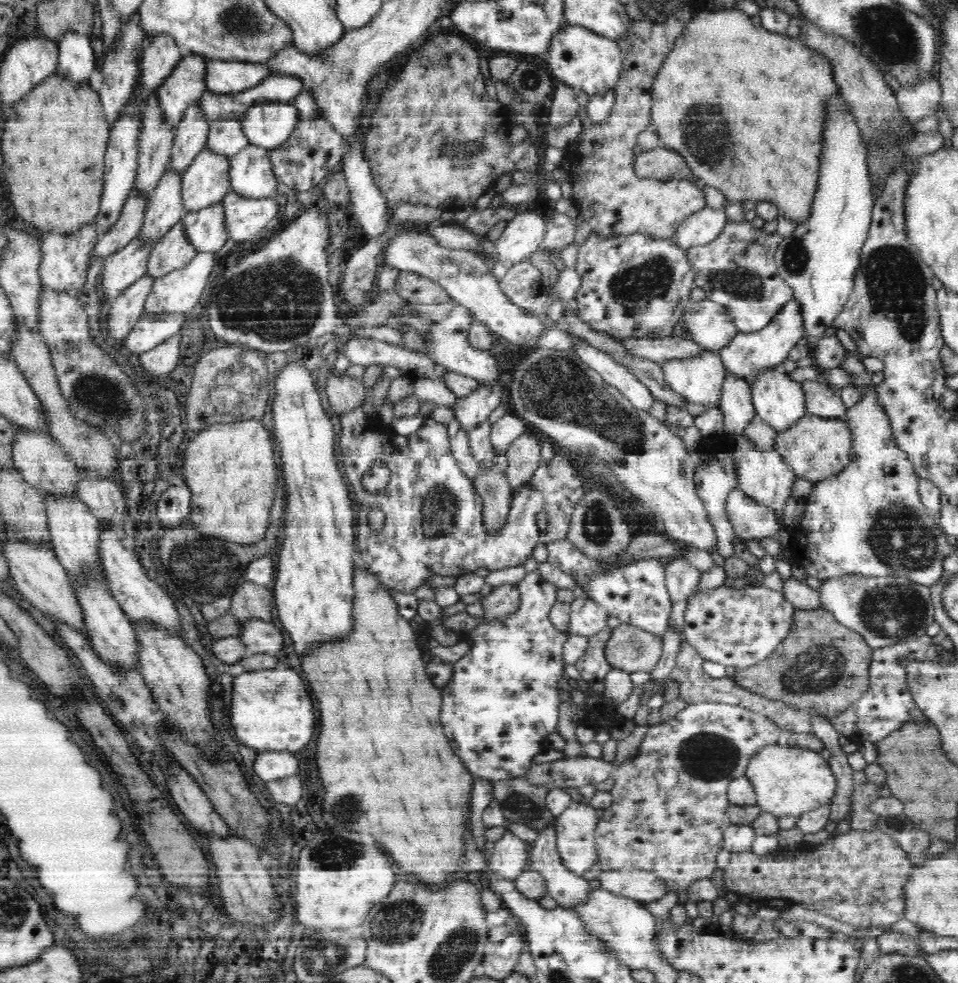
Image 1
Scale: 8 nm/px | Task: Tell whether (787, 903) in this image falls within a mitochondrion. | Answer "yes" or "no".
no

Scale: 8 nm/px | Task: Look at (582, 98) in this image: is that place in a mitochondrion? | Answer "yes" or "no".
no

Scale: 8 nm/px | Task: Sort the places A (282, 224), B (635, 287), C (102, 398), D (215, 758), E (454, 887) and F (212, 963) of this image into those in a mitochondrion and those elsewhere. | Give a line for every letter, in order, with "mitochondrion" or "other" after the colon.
A: other
B: mitochondrion
C: mitochondrion
D: other
E: other
F: other

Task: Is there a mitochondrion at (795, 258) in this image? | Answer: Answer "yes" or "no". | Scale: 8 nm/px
yes

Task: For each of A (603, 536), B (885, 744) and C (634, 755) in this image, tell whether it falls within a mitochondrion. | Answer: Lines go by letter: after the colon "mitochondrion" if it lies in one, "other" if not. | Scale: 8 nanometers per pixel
A: mitochondrion
B: other
C: other

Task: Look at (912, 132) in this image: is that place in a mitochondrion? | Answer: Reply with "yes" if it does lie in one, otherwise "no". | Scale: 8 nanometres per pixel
no

